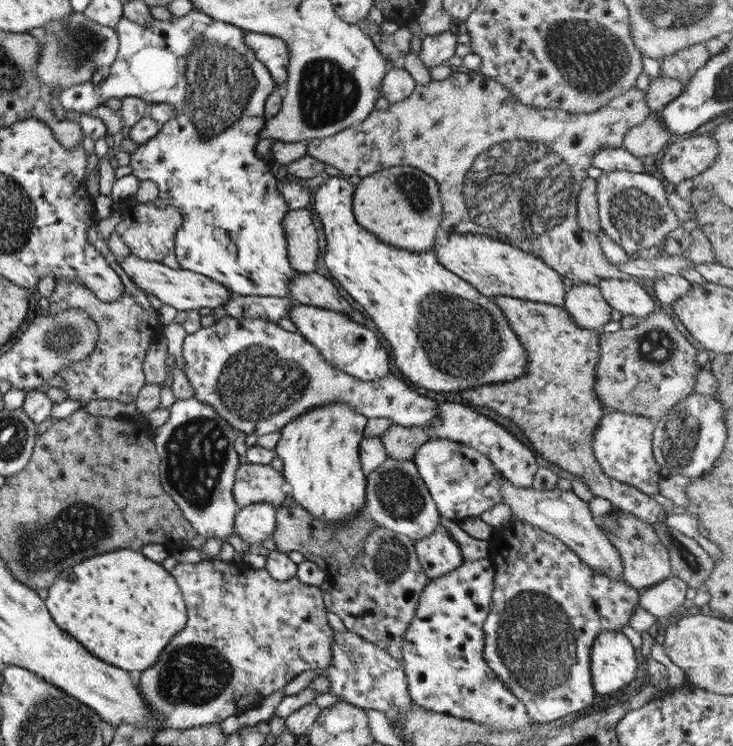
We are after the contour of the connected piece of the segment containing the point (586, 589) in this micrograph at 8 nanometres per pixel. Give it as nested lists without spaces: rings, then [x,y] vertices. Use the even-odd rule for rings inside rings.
[[[512,518],[495,529],[491,528],[491,539],[488,542],[488,550],[487,557],[490,558],[493,564],[494,573],[488,616],[482,624],[484,642],[481,657],[483,657],[485,664],[497,675],[497,679],[505,685],[505,688],[509,689],[511,694],[523,703],[523,707],[525,707],[527,715],[531,718],[533,724],[551,723],[567,714],[583,710],[585,706],[589,706],[593,702],[593,696],[596,696],[593,684],[591,684],[591,672],[589,672],[590,646],[599,632],[605,630],[620,631],[623,626],[629,624],[629,616],[633,614],[635,606],[638,606],[640,590],[629,586],[623,579],[611,579],[609,575],[593,571],[589,565],[583,563],[575,555],[573,549],[570,549],[563,542],[557,540],[557,537],[550,535],[548,532],[543,532],[539,527],[533,527],[528,523],[522,524],[522,522],[518,522]]]

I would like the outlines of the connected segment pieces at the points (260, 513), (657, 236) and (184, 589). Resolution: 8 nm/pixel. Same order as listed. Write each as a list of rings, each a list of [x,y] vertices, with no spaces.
[[[253,503],[244,506],[234,515],[233,535],[244,540],[256,551],[265,538],[270,538],[275,529],[276,511],[273,505]]]
[[[624,170],[602,171],[596,178],[595,196],[597,196],[597,208],[599,216],[599,226],[604,230],[605,235],[611,238],[628,256],[635,256],[639,249],[649,249],[660,247],[666,235],[679,226],[678,218],[673,214],[673,210],[667,204],[666,188],[661,184],[661,180],[652,175]]]
[[[197,560],[195,563],[177,563],[171,569],[170,575],[173,577],[175,583],[179,587],[182,594],[182,599],[186,608],[186,623],[183,629],[179,630],[169,644],[163,648],[161,656],[157,658],[157,662],[147,668],[147,670],[140,671],[139,694],[143,696],[145,704],[151,708],[152,718],[159,723],[164,723],[171,729],[191,729],[194,727],[201,727],[202,725],[211,725],[214,723],[221,723],[229,716],[238,716],[248,708],[259,706],[259,703],[265,696],[269,696],[272,692],[281,691],[291,679],[293,679],[305,670],[317,670],[317,668],[327,668],[331,662],[331,635],[333,630],[327,624],[325,616],[326,608],[323,604],[321,589],[317,587],[303,584],[293,576],[285,581],[277,581],[269,576],[269,573],[263,569],[253,569],[247,565],[232,564],[231,562],[223,562],[220,560]]]

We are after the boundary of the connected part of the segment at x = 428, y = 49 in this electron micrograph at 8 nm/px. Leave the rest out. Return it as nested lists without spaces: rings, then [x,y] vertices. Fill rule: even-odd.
[[[454,27],[439,34],[425,35],[421,41],[421,53],[419,59],[425,68],[443,64],[451,58],[457,47],[457,32]]]

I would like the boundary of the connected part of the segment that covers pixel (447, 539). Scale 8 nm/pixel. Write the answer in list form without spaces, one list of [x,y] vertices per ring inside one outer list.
[[[438,526],[429,536],[414,541],[414,550],[428,580],[435,579],[462,563],[459,543],[445,527]]]

